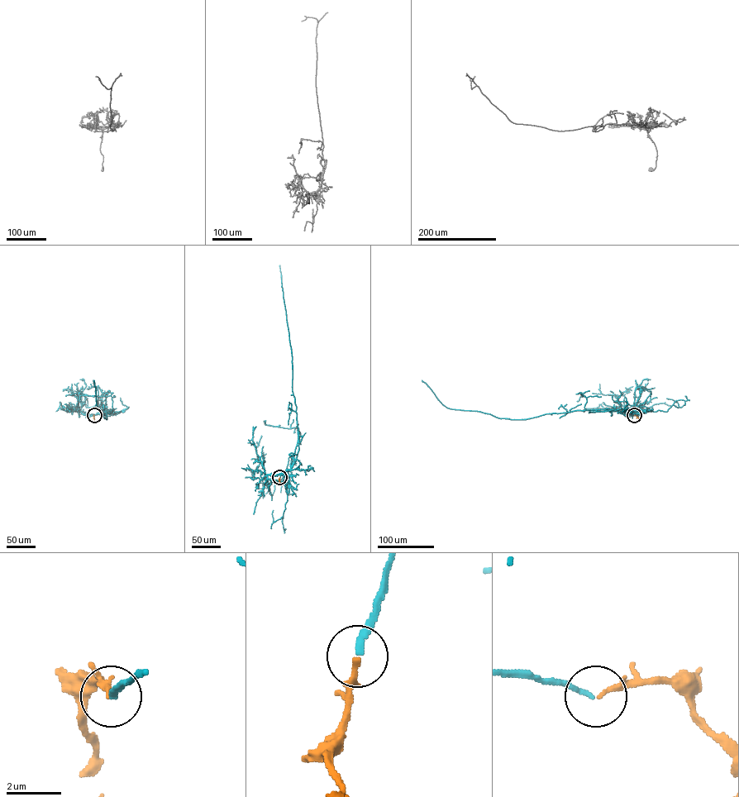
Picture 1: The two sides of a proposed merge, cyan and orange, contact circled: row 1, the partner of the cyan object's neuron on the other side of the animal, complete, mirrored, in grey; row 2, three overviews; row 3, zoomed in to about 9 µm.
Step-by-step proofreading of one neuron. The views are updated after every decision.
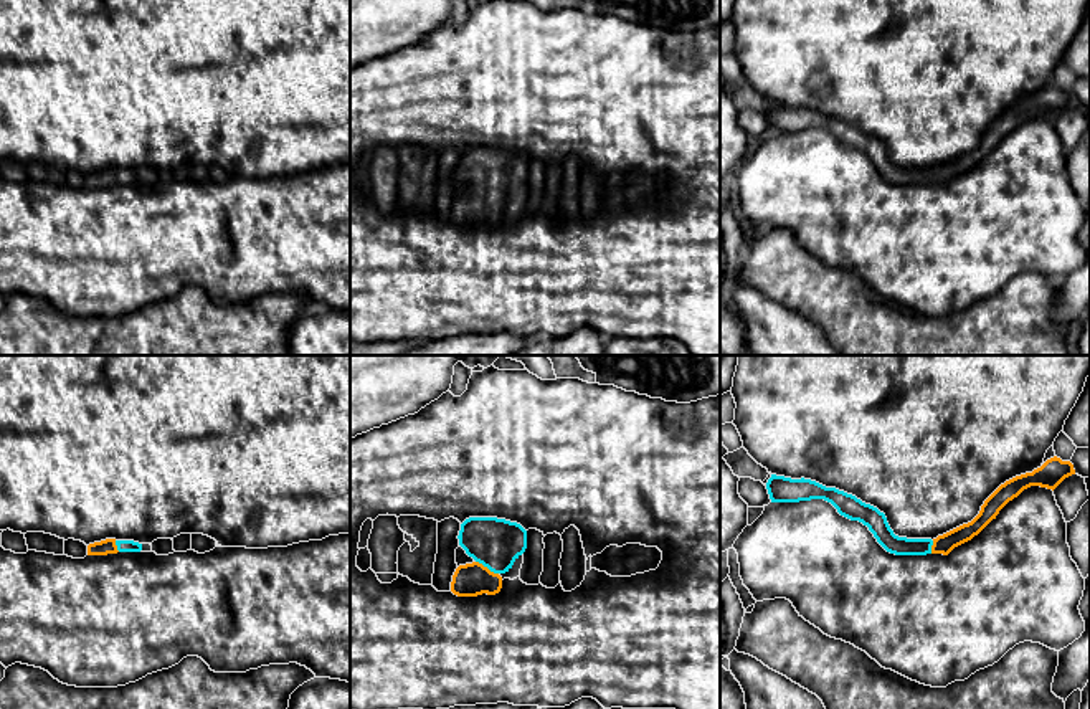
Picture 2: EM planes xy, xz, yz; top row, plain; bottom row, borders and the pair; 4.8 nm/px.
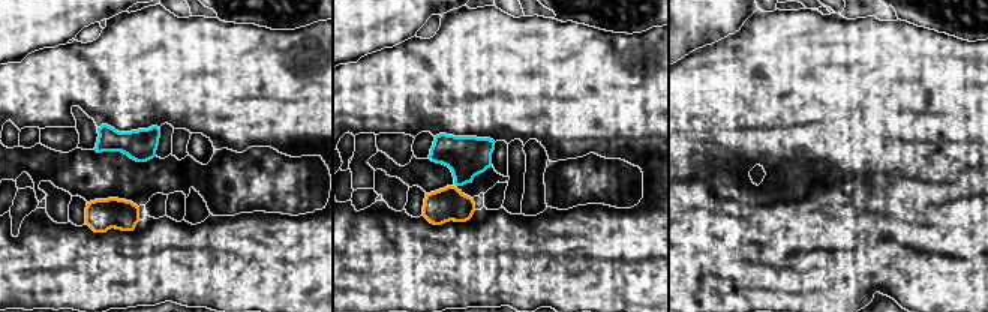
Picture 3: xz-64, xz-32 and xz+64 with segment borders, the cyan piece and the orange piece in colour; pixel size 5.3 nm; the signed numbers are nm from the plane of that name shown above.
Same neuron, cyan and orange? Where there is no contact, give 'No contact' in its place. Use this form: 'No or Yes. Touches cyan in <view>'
Yes. Touches cyan in xz

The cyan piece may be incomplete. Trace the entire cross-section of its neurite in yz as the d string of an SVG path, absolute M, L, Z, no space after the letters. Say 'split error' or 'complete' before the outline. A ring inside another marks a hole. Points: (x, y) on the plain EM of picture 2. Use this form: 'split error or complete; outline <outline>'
split error; outline M1054 86L1032 102L1016 106L1001 114L981 136L979 144L968 154L963 154L936 169L907 169L898 167L890 159L887 147L877 137L862 132L852 124L836 117L826 117L811 109L791 109L771 104L766 119L771 132L799 132L811 129L824 129L831 132L837 142L851 150L859 150L869 157L877 172L890 183L895 185L926 185L943 183L948 185L955 177L971 170L978 165L999 140L1024 119L1040 116L1055 119L1065 107L1075 104L1070 91L1062 91Z

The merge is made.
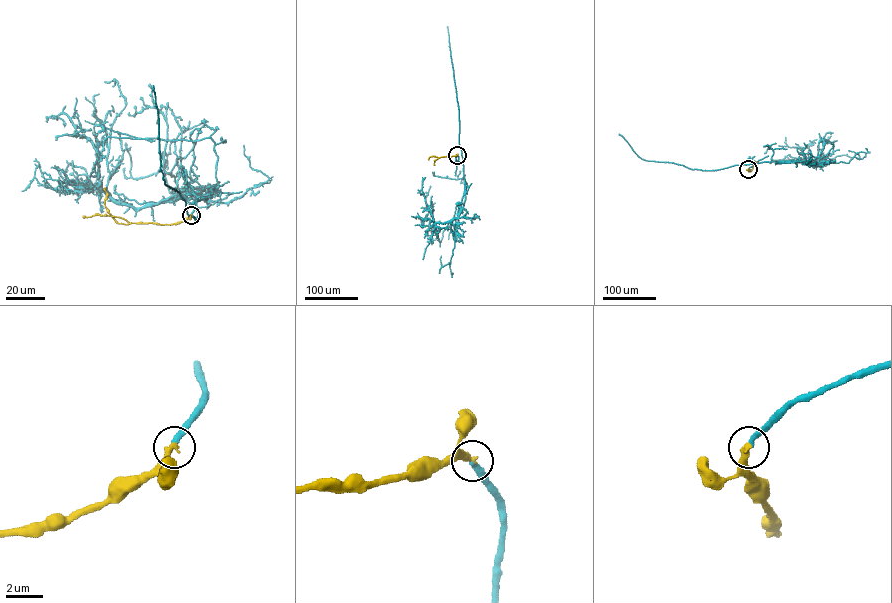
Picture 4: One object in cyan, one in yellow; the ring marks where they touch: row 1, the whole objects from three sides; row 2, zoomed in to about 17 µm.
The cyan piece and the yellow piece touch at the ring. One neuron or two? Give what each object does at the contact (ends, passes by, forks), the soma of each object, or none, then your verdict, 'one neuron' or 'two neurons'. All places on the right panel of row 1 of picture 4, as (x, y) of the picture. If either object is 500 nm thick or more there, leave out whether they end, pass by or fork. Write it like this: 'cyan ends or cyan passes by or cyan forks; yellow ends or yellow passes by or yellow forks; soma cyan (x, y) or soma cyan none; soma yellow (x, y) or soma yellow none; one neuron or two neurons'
cyan ends; yellow ends; soma cyan none; soma yellow none; one neuron

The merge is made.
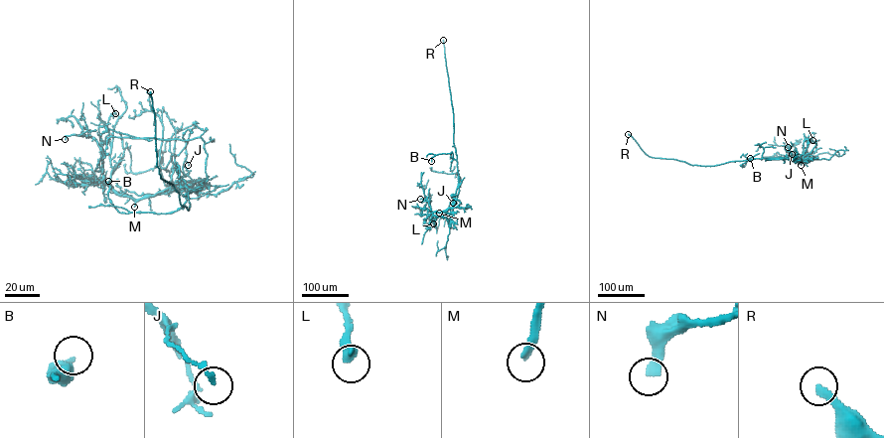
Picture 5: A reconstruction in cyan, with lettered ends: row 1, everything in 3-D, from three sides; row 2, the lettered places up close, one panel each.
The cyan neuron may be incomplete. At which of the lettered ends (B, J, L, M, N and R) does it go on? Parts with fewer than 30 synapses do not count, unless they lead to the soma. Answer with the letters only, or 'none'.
M, N, R

